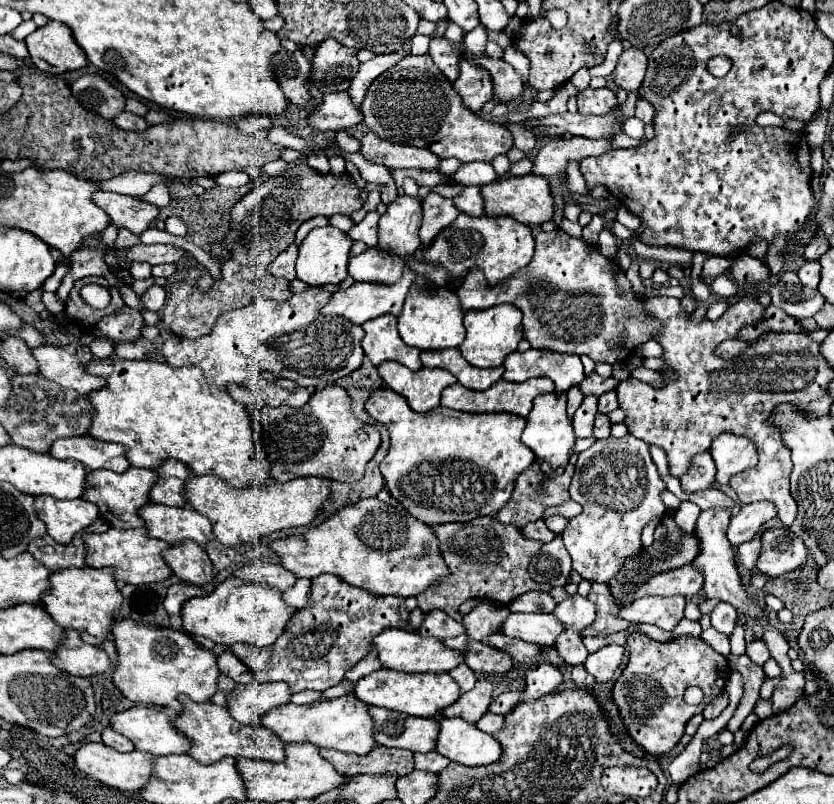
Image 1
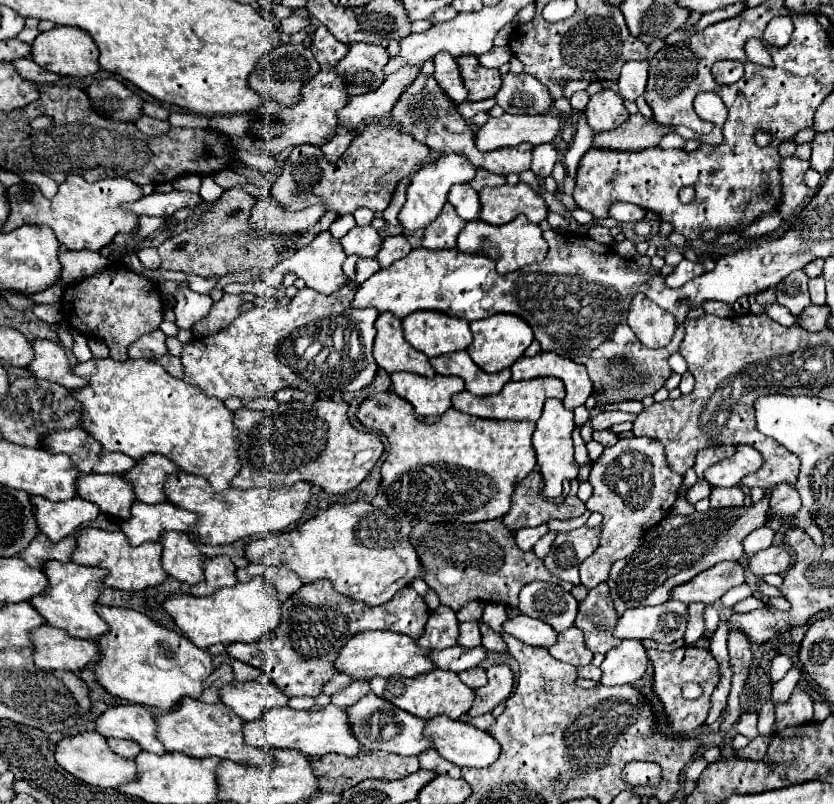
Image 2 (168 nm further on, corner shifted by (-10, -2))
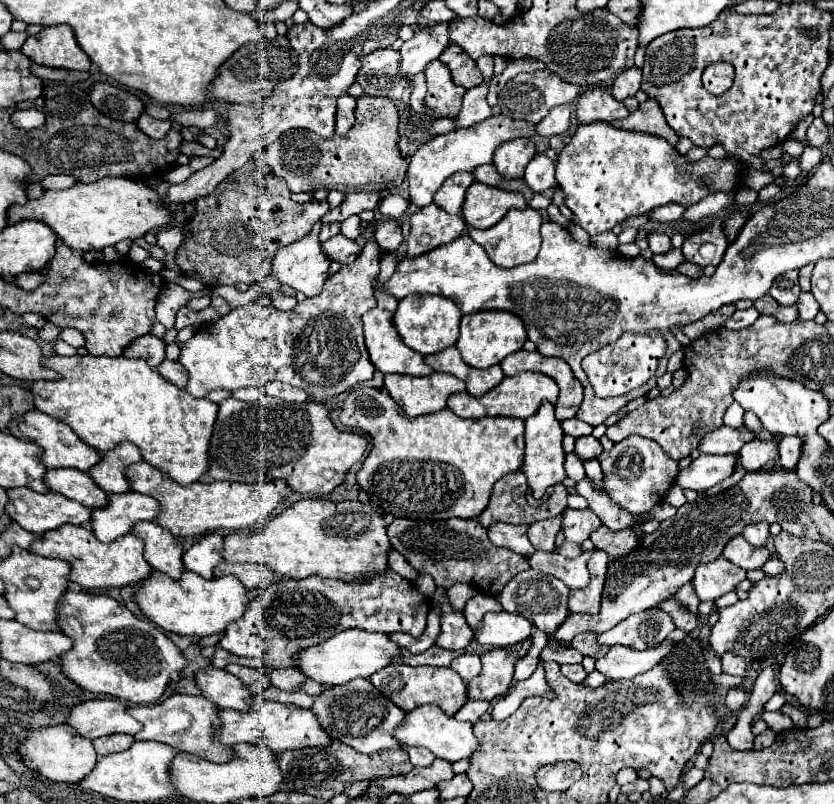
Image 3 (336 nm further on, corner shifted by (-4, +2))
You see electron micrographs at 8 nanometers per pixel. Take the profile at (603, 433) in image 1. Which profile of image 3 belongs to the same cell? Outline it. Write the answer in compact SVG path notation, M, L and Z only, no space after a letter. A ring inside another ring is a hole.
M582 436L576 440L576 448L574 448L576 456L586 462L586 460L592 460L592 458L598 458L600 452L602 452L602 444L594 438L594 436Z

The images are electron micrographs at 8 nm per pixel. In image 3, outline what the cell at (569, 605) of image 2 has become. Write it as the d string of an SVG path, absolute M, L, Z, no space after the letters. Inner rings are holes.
M524 570L520 574L516 574L504 588L500 594L496 594L496 600L502 604L502 608L506 612L512 614L520 614L524 618L528 618L530 622L534 622L540 630L544 630L546 634L552 634L554 630L558 630L558 626L566 620L568 612L568 586L564 582L560 582L558 578L538 572L538 570Z

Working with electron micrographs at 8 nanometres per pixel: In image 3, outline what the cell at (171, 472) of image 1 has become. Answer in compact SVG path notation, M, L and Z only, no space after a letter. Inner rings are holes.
M120 442L118 446L114 446L114 450L102 452L98 466L94 466L94 470L88 470L88 476L108 494L126 492L126 490L120 490L120 488L130 490L130 484L126 482L126 476L124 476L124 468L140 460L142 456L132 442Z

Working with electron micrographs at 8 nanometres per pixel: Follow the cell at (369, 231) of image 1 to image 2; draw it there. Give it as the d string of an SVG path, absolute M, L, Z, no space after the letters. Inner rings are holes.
M372 226L352 228L344 238L340 238L340 244L346 254L358 254L358 256L376 256L382 246L382 238L378 230Z

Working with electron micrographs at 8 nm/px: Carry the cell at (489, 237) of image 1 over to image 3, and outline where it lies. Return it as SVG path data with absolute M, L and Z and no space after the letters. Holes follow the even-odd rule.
M526 206L526 210L508 210L508 214L488 230L470 228L468 234L472 236L474 242L478 242L486 250L486 254L490 256L490 260L496 266L514 268L518 264L532 262L536 258L536 254L540 250L540 244L542 244L540 226L542 226L542 214L538 210Z

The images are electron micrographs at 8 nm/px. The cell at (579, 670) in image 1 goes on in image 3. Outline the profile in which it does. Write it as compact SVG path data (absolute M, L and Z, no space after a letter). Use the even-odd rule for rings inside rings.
M562 664L560 670L572 682L584 682L584 678L586 678L586 672L584 672L582 664Z

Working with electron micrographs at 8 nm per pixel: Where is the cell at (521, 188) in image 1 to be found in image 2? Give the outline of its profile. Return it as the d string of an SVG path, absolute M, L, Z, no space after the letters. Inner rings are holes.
M518 182L516 186L504 184L482 188L480 202L482 202L480 218L496 226L514 220L518 214L524 214L534 224L540 224L548 216L548 206L544 198L530 184L524 182Z

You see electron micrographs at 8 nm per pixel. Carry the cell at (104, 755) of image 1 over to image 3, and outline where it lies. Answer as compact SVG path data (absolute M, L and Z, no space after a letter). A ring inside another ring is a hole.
M66 724L30 730L22 742L20 758L32 772L38 772L52 782L66 782L66 784L80 782L96 764L96 752L92 742L88 738L80 738L74 732L74 728Z

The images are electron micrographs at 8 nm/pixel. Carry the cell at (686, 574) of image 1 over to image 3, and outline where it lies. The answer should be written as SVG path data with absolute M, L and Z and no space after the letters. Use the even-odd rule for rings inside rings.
M716 558L714 562L698 566L694 574L694 590L700 600L718 600L720 596L732 592L746 578L746 570L734 566L726 558Z

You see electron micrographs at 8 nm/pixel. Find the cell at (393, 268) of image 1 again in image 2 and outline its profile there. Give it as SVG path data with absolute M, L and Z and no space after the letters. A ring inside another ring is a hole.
M402 234L400 236L388 236L388 238L384 238L382 248L376 254L376 260L380 262L380 268L388 268L388 266L392 266L392 262L404 258L410 250L412 250L412 246L408 244L408 240Z

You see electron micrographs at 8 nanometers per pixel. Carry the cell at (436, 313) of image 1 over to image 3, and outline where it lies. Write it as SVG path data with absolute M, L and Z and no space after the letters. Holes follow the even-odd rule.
M410 294L410 296L400 300L398 312L394 316L394 324L396 324L398 334L404 340L404 344L408 348L412 348L412 350L416 350L416 352L426 356L426 354L442 352L448 346L456 344L460 318L462 318L462 312L446 296L438 296L438 294Z

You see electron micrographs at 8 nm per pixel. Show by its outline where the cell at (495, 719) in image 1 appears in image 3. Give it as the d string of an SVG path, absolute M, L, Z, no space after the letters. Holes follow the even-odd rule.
M468 700L456 714L454 714L454 718L456 720L468 720L468 722L476 722L476 720L480 720L480 716L482 714L486 714L486 710L488 710L488 702L484 702L484 700Z

